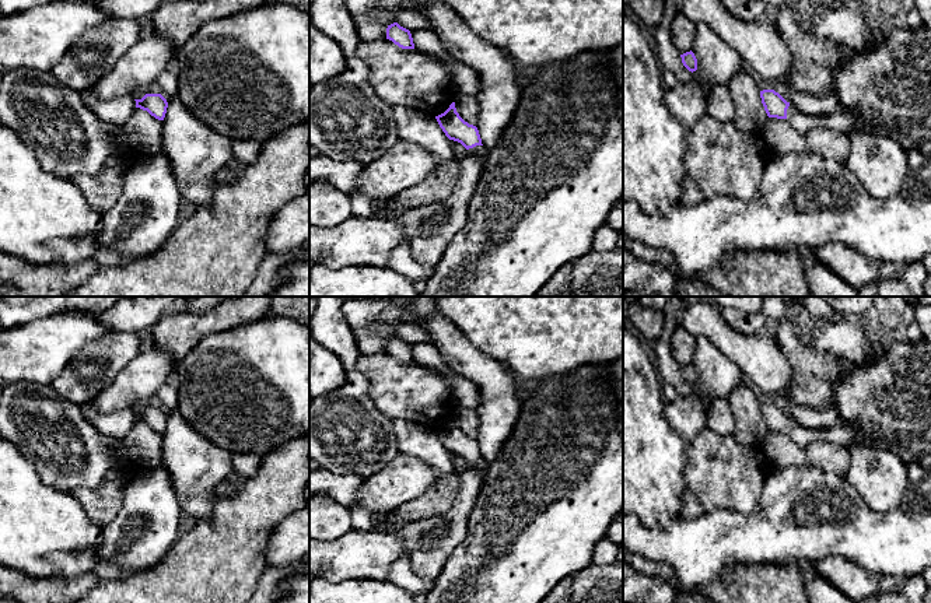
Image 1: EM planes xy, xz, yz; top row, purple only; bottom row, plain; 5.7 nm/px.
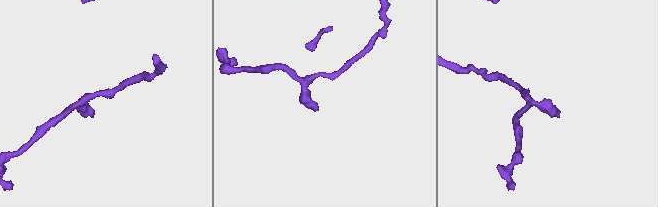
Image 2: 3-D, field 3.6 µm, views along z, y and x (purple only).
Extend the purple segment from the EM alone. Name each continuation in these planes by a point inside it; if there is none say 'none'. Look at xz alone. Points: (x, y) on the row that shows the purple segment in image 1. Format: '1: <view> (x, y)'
1: xz (480, 151)

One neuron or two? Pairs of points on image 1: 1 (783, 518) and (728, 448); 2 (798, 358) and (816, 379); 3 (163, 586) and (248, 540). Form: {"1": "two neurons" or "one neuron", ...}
{"1": "two neurons", "2": "one neuron", "3": "one neuron"}

